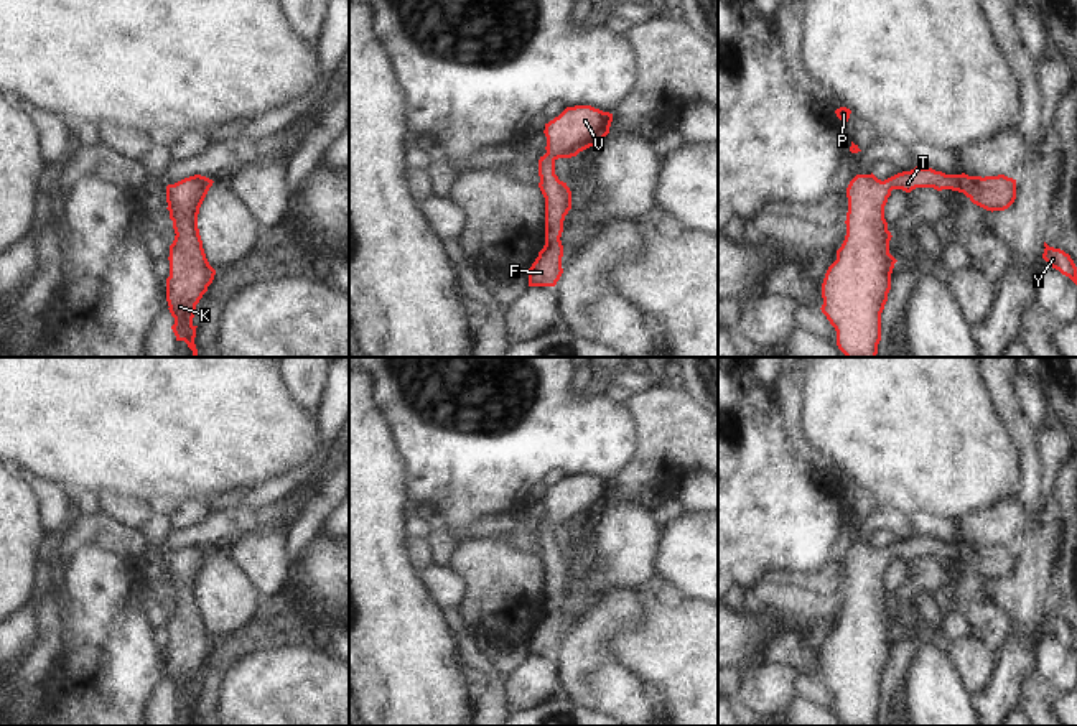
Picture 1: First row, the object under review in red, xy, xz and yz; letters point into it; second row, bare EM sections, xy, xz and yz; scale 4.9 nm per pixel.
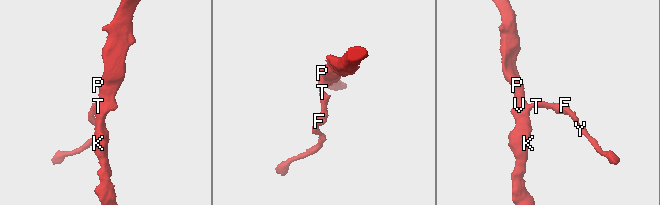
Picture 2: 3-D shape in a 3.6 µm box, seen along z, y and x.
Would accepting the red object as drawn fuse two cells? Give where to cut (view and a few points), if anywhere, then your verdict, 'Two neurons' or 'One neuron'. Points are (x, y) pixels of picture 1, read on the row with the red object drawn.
No split. One neuron.

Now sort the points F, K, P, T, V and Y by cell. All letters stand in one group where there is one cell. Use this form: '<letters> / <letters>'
F K P T V Y

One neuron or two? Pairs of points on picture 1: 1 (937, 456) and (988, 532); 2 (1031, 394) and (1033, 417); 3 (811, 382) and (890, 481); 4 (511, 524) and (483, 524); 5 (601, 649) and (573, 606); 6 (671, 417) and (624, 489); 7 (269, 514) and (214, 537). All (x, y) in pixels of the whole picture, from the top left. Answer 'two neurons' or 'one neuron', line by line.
1: two neurons
2: one neuron
3: one neuron
4: one neuron
5: two neurons
6: one neuron
7: one neuron

